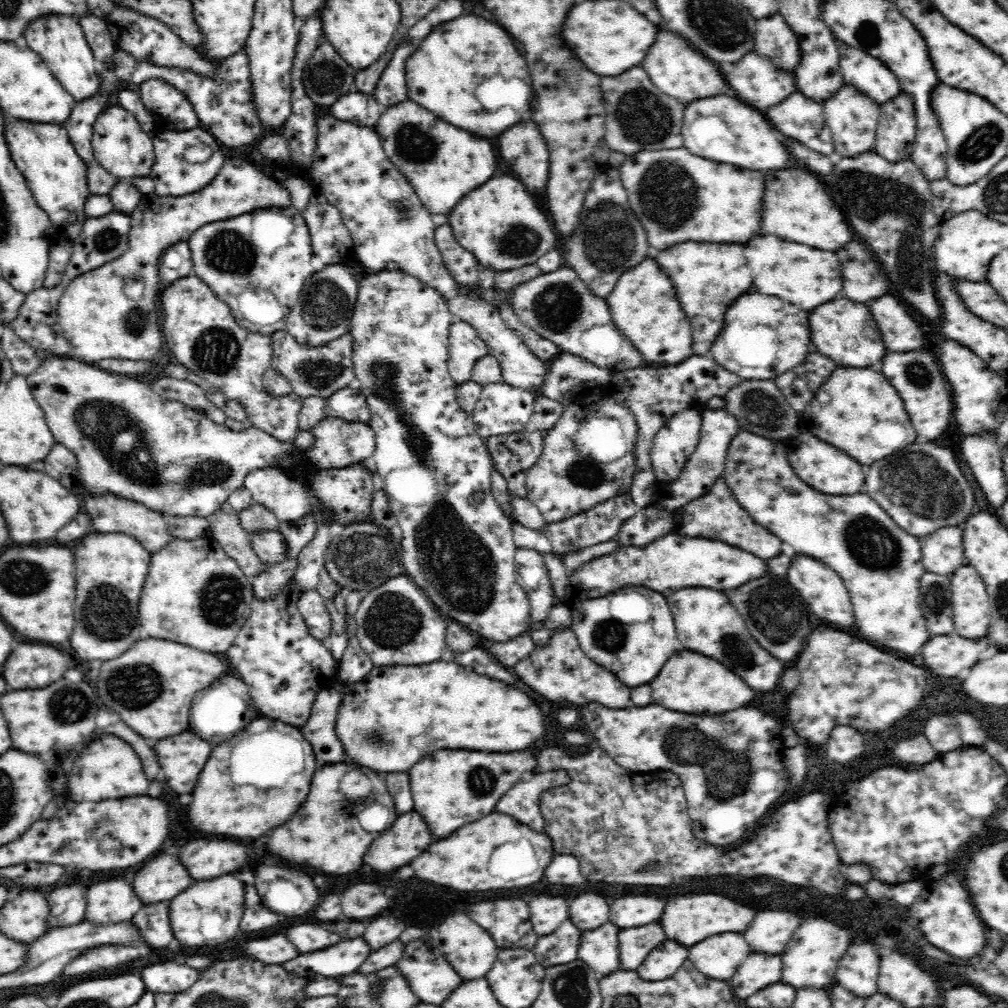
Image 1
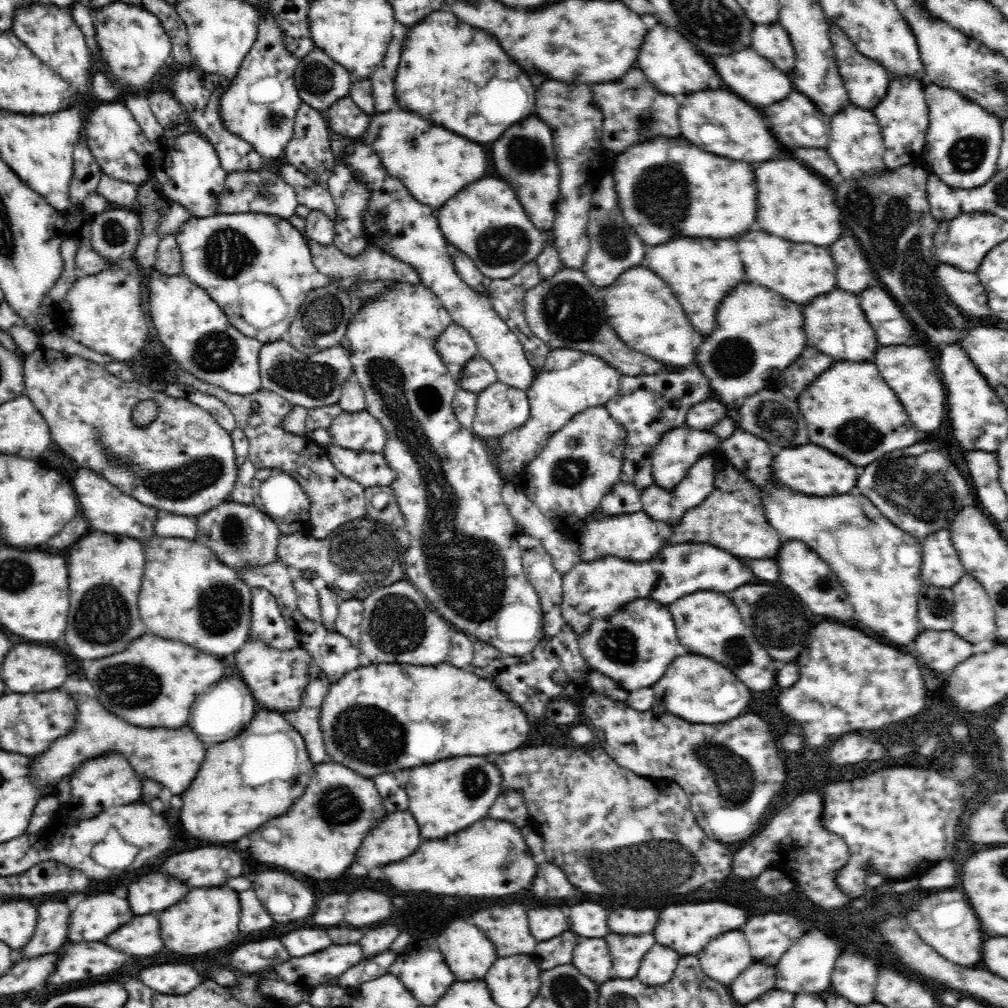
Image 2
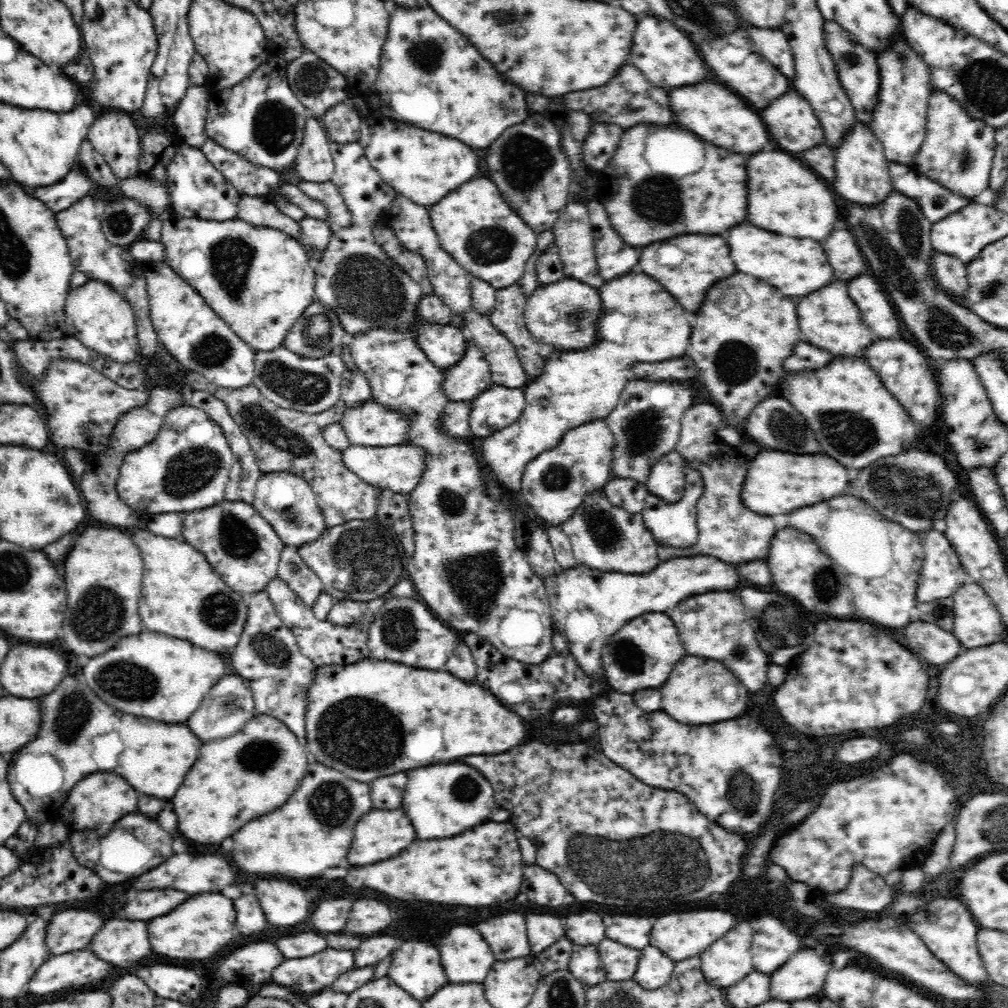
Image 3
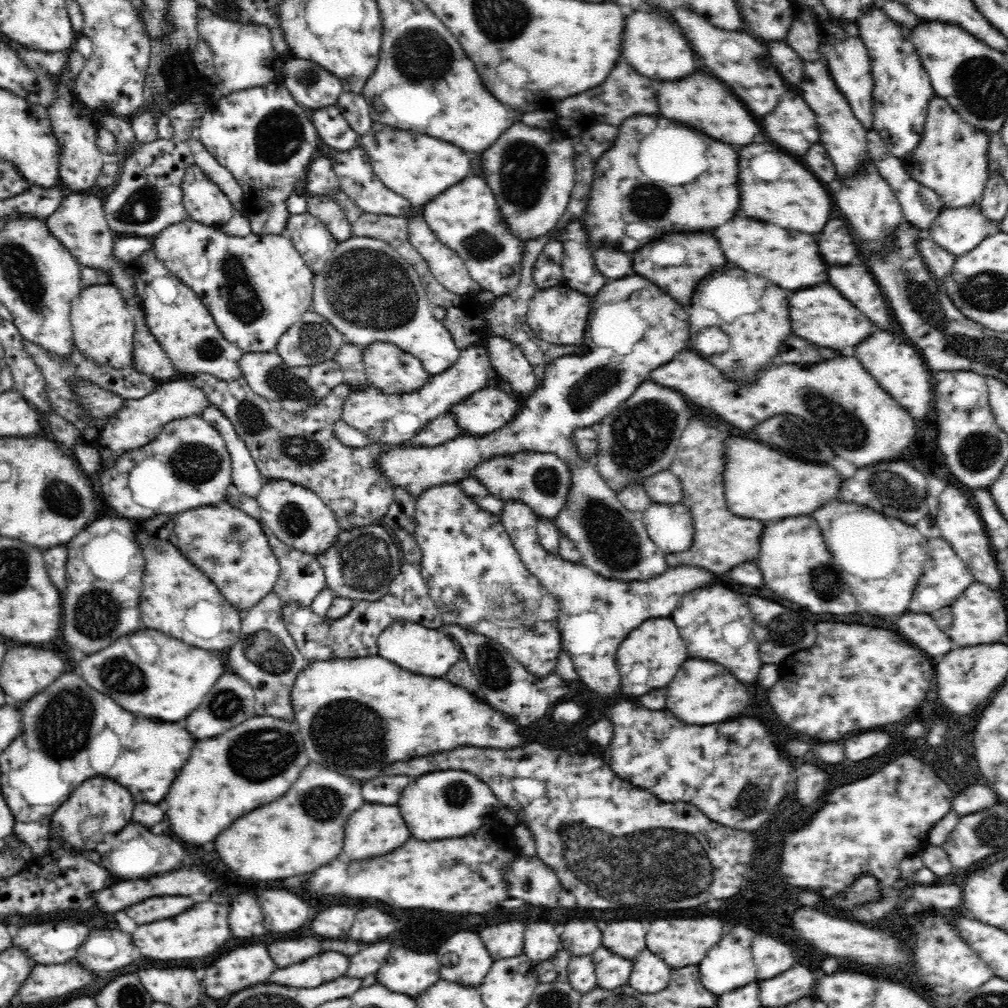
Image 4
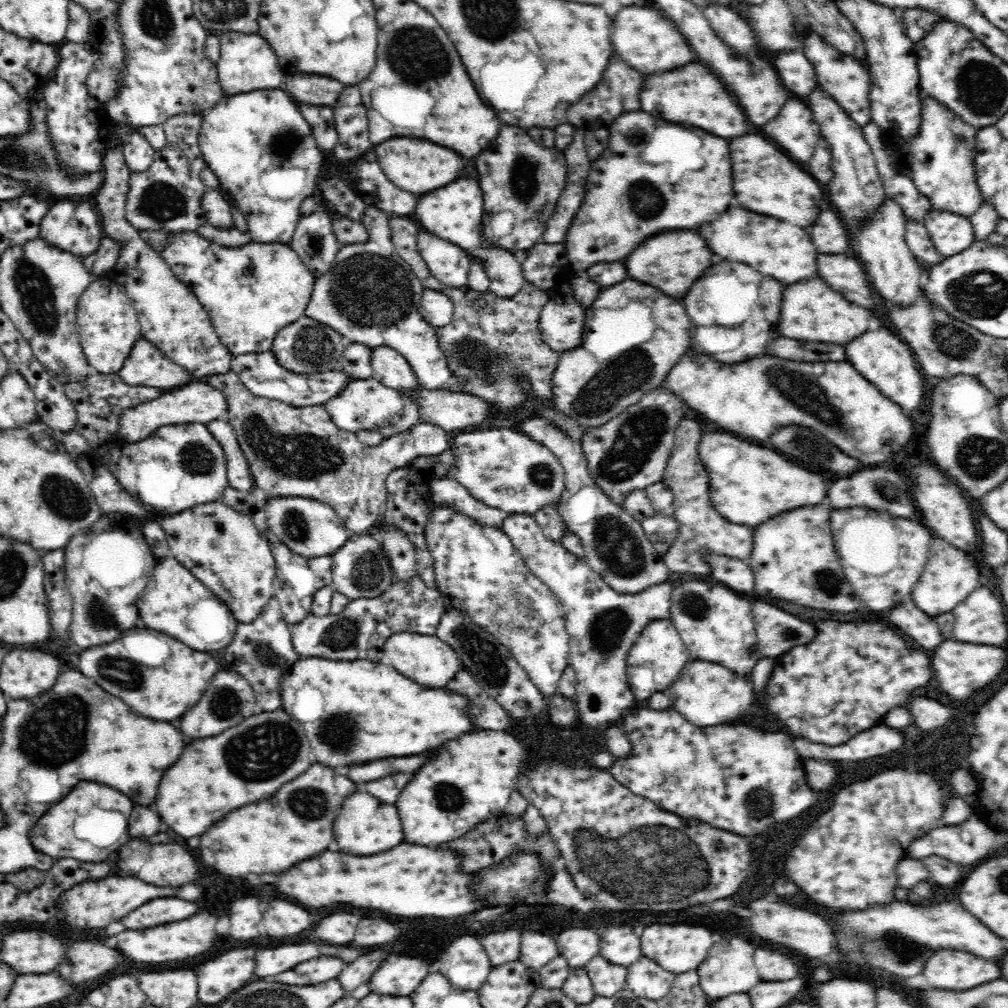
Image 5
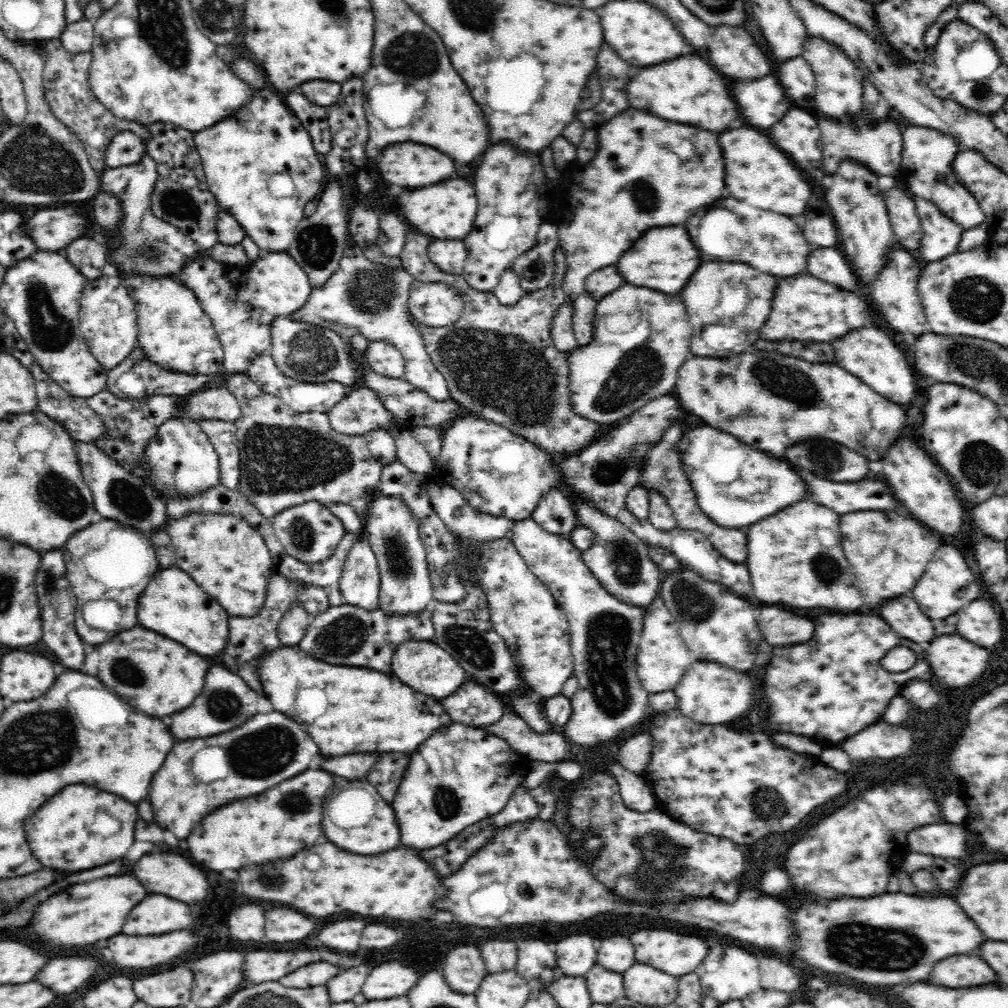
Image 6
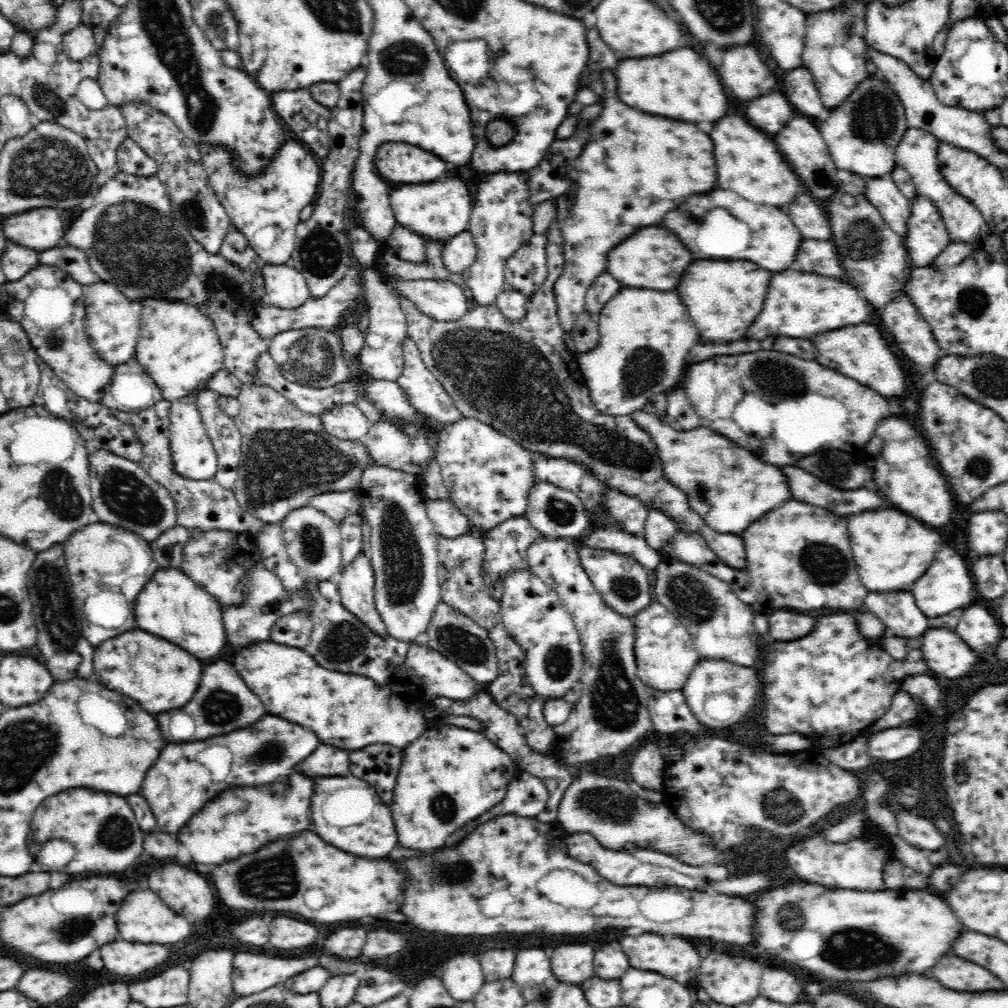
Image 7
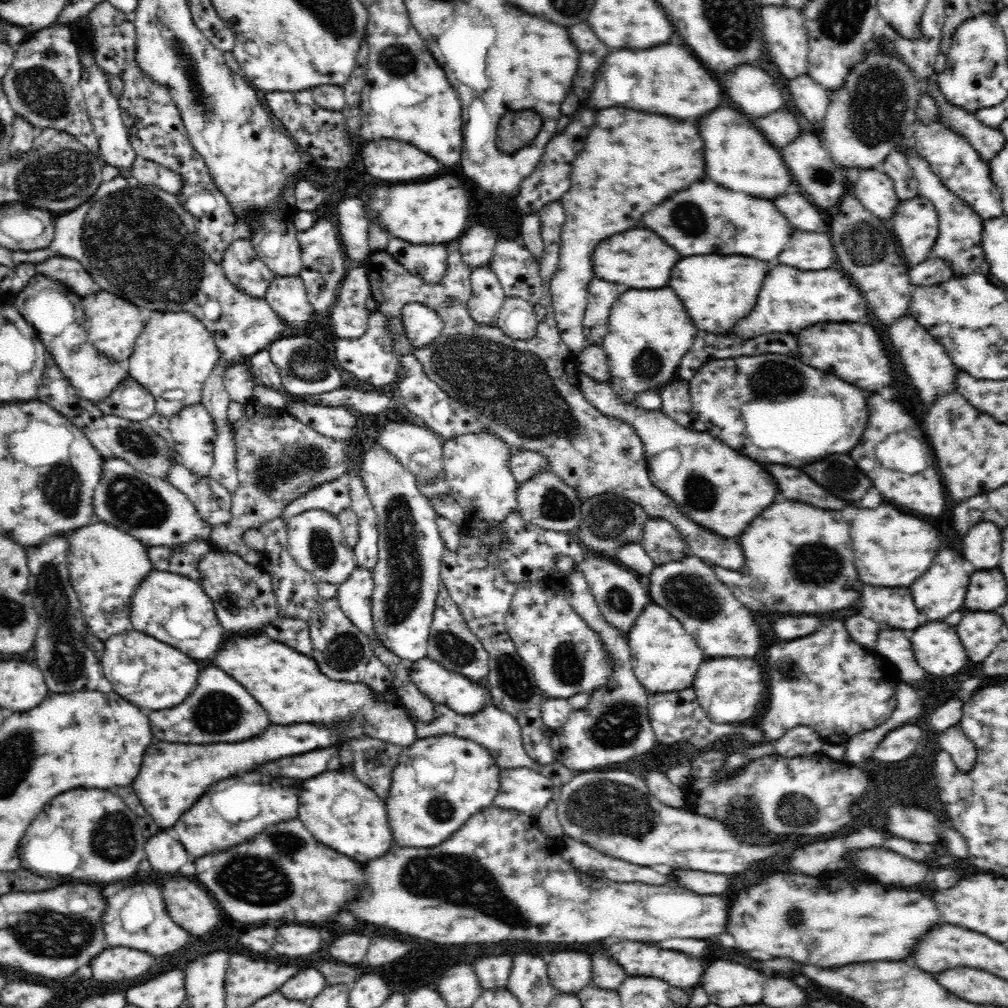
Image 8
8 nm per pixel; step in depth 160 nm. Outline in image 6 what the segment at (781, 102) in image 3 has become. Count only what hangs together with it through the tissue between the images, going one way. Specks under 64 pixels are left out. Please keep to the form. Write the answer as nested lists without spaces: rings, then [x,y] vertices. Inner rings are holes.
[[[790,110],[780,124],[768,130],[768,134],[790,160],[814,178],[814,182],[820,184],[828,175],[822,172],[824,153],[821,149],[821,132],[814,116],[804,110]]]

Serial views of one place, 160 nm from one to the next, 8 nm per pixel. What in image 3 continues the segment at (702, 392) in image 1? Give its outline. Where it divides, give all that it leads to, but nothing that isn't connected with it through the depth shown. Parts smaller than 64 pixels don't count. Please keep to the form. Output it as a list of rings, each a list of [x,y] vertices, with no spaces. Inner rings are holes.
[[[632,378],[625,384],[620,400],[616,408],[604,419],[610,427],[614,441],[612,448],[612,471],[613,478],[632,479],[641,483],[646,482],[652,467],[669,452],[675,450],[681,434],[681,418],[683,414],[694,405],[694,390],[692,384],[649,381]]]

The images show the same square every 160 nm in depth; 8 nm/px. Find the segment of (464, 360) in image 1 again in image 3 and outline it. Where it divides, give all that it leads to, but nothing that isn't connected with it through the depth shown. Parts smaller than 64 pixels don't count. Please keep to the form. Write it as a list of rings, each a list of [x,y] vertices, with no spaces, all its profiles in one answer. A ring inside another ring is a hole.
[[[332,141],[330,152],[335,165],[331,182],[340,191],[350,209],[354,224],[335,227],[323,256],[314,266],[315,299],[334,310],[347,337],[386,327],[414,333],[416,344],[441,370],[454,366],[466,350],[465,331],[452,325],[425,322],[417,316],[417,304],[424,300],[422,287],[382,250],[373,235],[373,227],[396,201],[397,193],[372,168],[359,142],[340,144]]]

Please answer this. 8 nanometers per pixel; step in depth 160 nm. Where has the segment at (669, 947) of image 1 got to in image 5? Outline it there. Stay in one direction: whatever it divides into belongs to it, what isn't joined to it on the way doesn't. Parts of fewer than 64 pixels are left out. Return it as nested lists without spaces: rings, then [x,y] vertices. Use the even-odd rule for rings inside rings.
[[[642,955],[627,967],[626,989],[641,999],[656,1000],[670,992],[675,974],[664,970],[656,962]]]

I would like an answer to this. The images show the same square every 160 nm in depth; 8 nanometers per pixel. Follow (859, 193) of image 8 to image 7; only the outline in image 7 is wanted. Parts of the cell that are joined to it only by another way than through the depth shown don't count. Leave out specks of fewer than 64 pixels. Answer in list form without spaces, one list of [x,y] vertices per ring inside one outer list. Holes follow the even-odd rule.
[[[888,175],[866,179],[865,197],[878,209],[886,225],[901,237],[906,234],[911,199],[906,198]]]

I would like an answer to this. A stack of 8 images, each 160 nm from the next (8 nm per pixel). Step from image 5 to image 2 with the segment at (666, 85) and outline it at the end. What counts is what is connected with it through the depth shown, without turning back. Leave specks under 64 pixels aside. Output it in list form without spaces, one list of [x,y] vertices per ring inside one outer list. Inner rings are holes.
[[[702,90],[696,94],[688,94],[686,100],[680,100],[679,118],[680,132],[682,136],[696,144],[702,150],[708,150],[718,156],[726,156],[732,160],[746,160],[746,162],[766,162],[770,158],[782,158],[780,146],[774,142],[764,116],[742,102],[738,96],[726,90]]]

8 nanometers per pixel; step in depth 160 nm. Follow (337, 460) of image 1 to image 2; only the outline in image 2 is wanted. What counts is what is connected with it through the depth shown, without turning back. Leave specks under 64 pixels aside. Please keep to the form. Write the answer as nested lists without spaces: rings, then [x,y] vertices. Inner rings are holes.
[[[367,409],[342,411],[327,429],[334,444],[348,450],[383,452],[388,439],[384,426]]]

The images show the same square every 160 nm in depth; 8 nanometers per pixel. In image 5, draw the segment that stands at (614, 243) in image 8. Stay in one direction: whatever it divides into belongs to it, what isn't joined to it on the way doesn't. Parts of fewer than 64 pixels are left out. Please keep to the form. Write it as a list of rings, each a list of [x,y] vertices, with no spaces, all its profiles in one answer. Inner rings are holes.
[[[678,230],[678,232],[664,232],[656,238],[648,238],[648,242],[642,242],[626,260],[626,270],[632,278],[638,282],[650,284],[654,288],[660,288],[668,296],[684,296],[690,286],[704,274],[704,270],[710,266],[712,252],[706,248],[704,240],[692,234],[690,230]]]

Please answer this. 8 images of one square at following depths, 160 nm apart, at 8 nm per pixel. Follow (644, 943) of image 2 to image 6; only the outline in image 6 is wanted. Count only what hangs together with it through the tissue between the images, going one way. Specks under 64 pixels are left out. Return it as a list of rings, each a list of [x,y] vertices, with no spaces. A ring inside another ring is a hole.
[[[596,963],[584,977],[593,1003],[607,1005],[625,996],[623,973],[608,971]]]

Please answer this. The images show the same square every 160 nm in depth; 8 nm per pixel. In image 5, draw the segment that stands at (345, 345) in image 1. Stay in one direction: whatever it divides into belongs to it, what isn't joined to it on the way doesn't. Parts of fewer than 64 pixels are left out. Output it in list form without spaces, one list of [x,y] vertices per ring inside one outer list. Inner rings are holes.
[[[272,351],[243,354],[231,360],[231,370],[249,388],[252,394],[274,401],[285,402],[295,407],[324,406],[331,398],[338,396],[353,378],[338,369],[320,371],[314,374],[296,374],[280,366]]]

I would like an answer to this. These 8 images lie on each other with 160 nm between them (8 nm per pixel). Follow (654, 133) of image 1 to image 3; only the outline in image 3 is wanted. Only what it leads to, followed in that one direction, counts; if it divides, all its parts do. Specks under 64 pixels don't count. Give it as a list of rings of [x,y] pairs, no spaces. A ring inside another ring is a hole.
[[[622,66],[608,84],[594,88],[594,90],[584,90],[584,92],[572,92],[564,96],[564,105],[570,111],[580,111],[590,114],[590,119],[594,123],[619,124],[622,128],[632,128],[634,124],[646,122],[646,124],[670,124],[672,112],[668,104],[668,94],[662,88],[652,86],[644,74],[640,74],[634,66]],[[638,112],[640,116],[622,116],[622,114],[634,114]],[[594,114],[594,116],[592,116]]]

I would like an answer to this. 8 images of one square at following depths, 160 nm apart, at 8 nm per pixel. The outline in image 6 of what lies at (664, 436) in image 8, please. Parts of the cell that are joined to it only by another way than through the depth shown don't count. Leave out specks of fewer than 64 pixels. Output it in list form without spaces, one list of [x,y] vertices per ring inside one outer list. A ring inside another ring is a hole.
[[[706,424],[684,433],[676,446],[680,450],[682,471],[696,493],[698,506],[718,526],[742,528],[762,518],[768,518],[778,510],[796,504],[808,496],[806,484],[786,462],[752,450],[734,436]],[[700,458],[708,458],[708,464],[694,464],[694,460]]]

